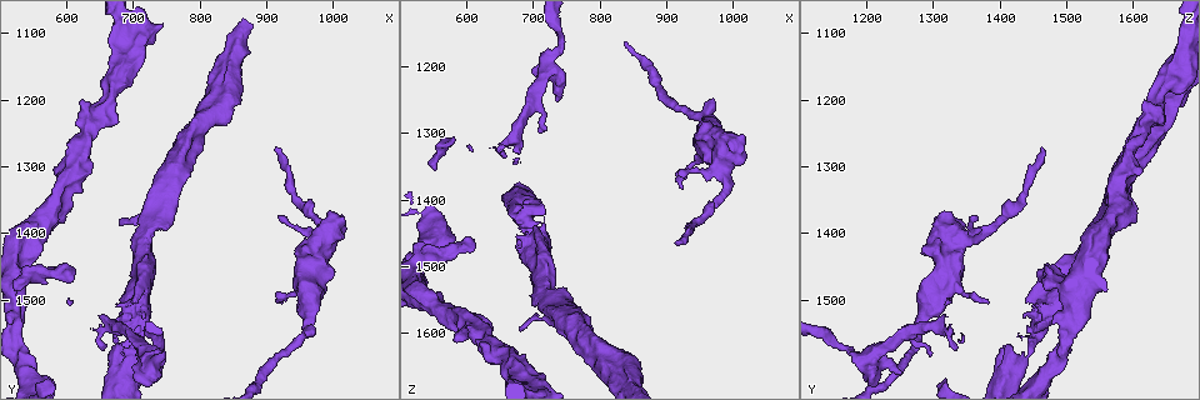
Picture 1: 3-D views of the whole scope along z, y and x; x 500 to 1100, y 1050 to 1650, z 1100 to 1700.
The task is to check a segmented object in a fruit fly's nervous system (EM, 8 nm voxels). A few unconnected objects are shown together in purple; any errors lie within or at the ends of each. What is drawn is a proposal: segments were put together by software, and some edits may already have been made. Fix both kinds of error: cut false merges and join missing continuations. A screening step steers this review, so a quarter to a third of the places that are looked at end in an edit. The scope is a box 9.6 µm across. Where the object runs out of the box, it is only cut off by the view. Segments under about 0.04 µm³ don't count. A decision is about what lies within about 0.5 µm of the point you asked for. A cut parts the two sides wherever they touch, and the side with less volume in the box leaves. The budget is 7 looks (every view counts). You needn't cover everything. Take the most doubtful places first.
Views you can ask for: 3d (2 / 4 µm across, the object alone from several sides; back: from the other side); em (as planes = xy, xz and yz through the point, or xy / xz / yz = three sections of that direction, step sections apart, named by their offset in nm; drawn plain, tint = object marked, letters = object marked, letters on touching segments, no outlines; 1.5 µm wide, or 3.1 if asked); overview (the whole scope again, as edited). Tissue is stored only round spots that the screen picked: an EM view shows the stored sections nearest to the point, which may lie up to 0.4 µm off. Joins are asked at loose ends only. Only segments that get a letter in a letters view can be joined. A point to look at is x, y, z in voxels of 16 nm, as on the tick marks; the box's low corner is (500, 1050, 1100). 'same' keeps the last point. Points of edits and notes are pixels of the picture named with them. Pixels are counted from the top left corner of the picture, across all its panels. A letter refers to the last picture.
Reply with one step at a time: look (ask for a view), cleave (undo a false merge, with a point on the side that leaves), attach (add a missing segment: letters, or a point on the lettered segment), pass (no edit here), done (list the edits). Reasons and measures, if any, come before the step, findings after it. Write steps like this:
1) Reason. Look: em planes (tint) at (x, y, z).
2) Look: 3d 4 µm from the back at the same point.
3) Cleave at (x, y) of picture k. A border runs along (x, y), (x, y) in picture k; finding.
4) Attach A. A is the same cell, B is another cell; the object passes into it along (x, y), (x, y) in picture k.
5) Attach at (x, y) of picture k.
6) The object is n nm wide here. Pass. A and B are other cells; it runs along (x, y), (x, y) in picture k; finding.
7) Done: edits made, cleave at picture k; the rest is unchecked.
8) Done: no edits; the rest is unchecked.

Branch stops here. Look: 3d 4 µm at (735, 1605, 1255).

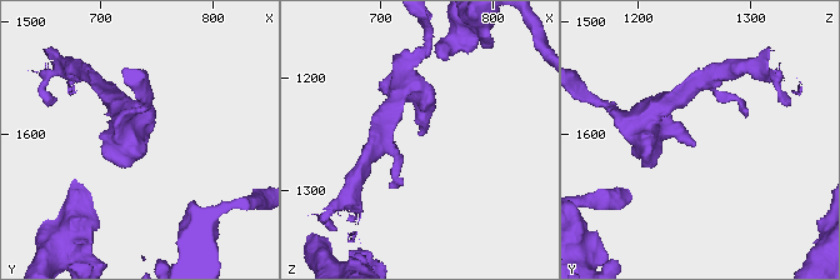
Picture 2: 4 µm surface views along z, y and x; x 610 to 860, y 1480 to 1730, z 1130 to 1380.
Now the EM. Look: em yz step 4 (tint) at (734, 1608, 1250).

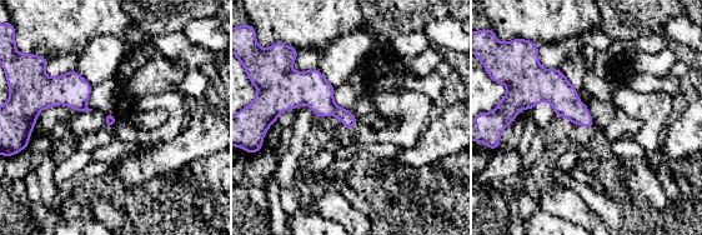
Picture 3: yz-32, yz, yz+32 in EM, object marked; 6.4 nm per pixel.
Another direction. Look: em planes (letters) at the same point.

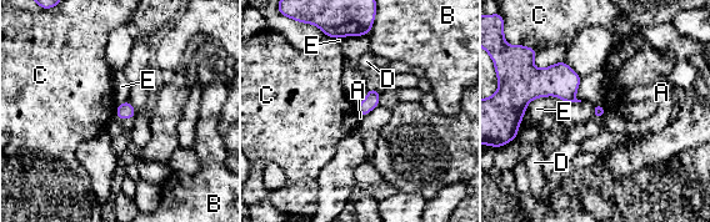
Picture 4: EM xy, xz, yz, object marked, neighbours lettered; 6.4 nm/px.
The longest contact is with E, 280 nm. Pass. A, B, C, D and E are other cells; none of them fits.

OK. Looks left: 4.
Look: 3d 4 µm at (545, 1450, 1470).

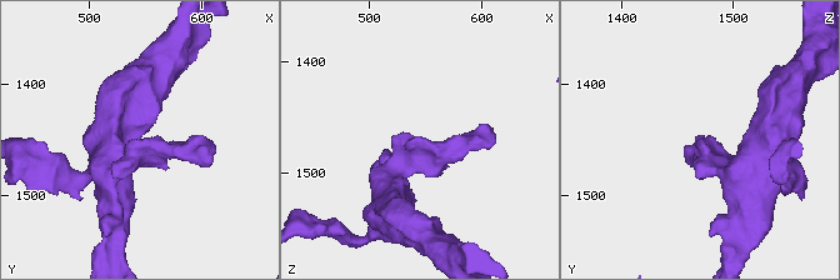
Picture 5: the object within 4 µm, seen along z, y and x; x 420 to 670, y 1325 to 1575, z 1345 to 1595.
Look: em planes (tint) at (548, 1448, 1470).

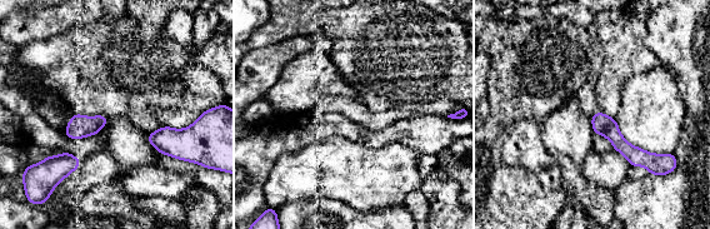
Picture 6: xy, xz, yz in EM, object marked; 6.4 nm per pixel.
See the neighbours. Look: em planes (letters) at the same point.

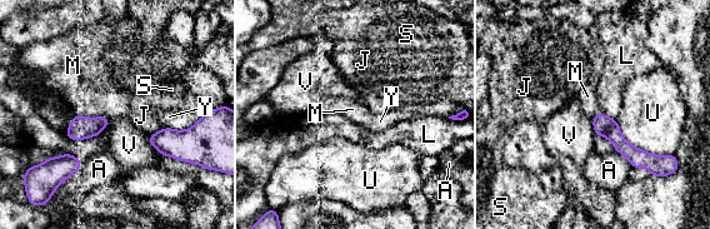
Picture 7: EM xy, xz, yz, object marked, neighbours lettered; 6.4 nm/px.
Pass. A, J, L, M, S, U, V and Y are other cells; it runs along (595, 120), (638, 158), (654, 158) in picture 7; all the same cell.

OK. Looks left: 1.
Thin end. Look: em planes (letters) at (920, 1370, 1360).

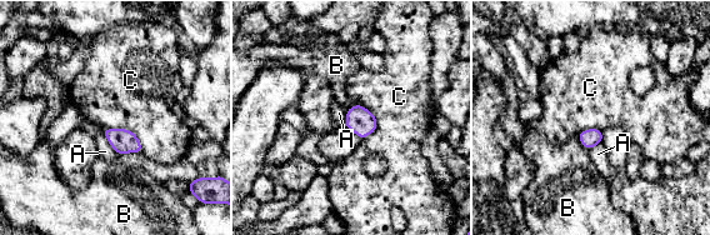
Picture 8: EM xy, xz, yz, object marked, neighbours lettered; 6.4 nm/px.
The longest contact is with C, 300 nm. Pass. A, B and C are other cells; a border runs along (103, 129), (129, 129), (143, 153) in picture 8; no lettered segment goes on from it.

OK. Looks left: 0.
Done: no edits; the rest is unchecked.

